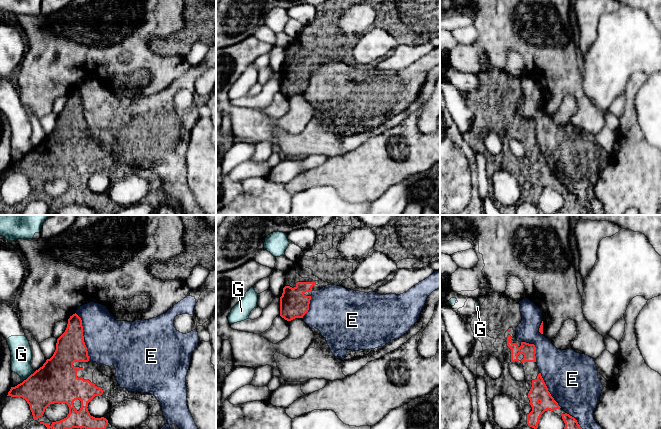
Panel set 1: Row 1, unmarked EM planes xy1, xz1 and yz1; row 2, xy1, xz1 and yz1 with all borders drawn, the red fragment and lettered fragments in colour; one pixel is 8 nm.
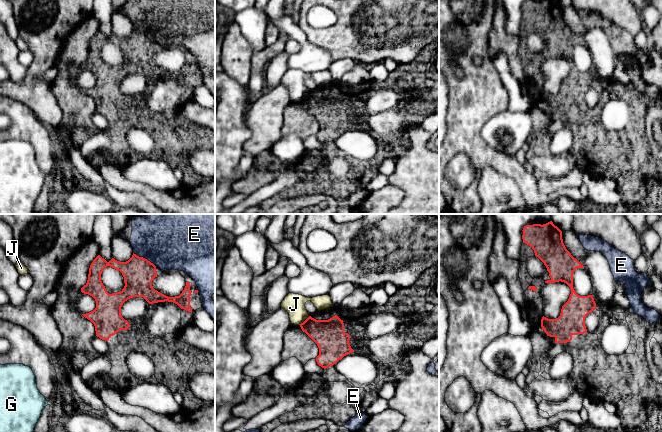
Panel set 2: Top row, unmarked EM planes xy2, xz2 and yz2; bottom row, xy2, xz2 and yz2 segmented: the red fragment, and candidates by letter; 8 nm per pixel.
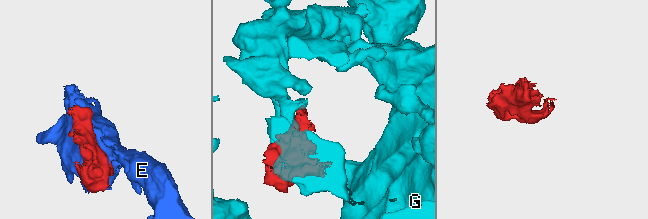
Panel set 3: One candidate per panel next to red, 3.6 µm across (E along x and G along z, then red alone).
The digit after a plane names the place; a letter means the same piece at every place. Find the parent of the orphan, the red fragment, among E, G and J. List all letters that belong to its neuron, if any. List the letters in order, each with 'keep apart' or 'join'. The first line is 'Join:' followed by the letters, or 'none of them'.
Join: none of them
E: keep apart
G: keep apart
J: keep apart

